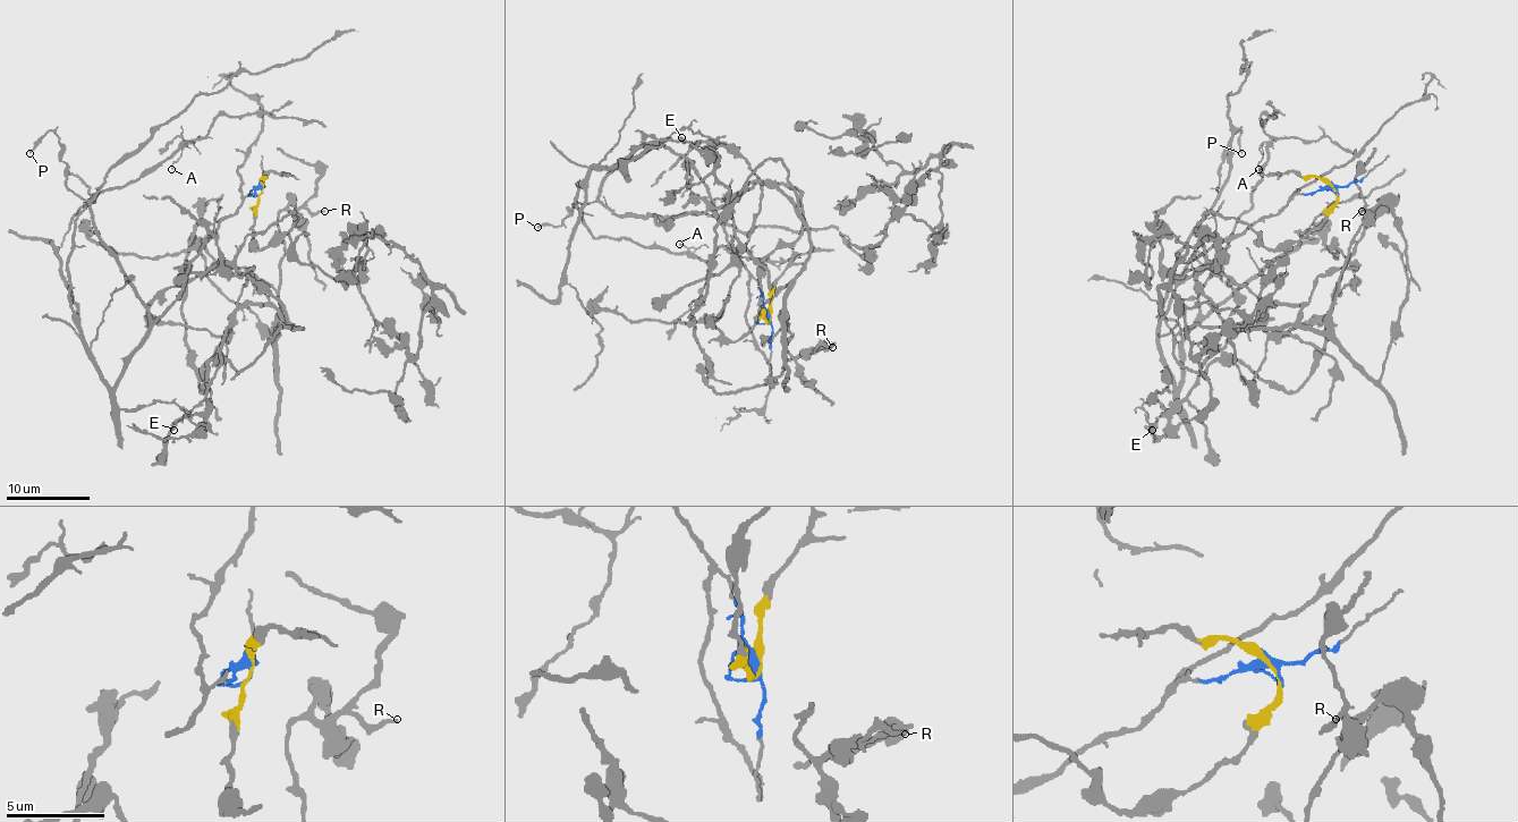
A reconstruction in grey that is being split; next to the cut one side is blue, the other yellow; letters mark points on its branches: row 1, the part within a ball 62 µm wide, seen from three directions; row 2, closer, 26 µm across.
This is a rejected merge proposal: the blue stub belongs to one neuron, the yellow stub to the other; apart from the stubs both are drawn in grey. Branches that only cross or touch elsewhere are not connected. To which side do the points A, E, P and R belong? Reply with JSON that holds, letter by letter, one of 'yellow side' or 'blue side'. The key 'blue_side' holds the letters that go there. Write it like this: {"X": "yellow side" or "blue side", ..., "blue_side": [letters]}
{"A": "blue side", "E": "yellow side", "P": "blue side", "R": "yellow side", "blue_side": ["A", "P"]}

